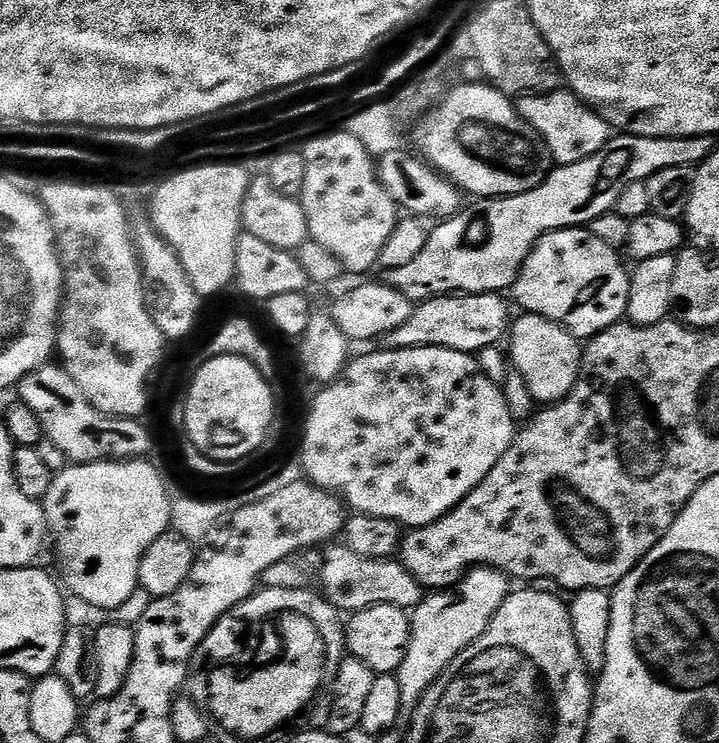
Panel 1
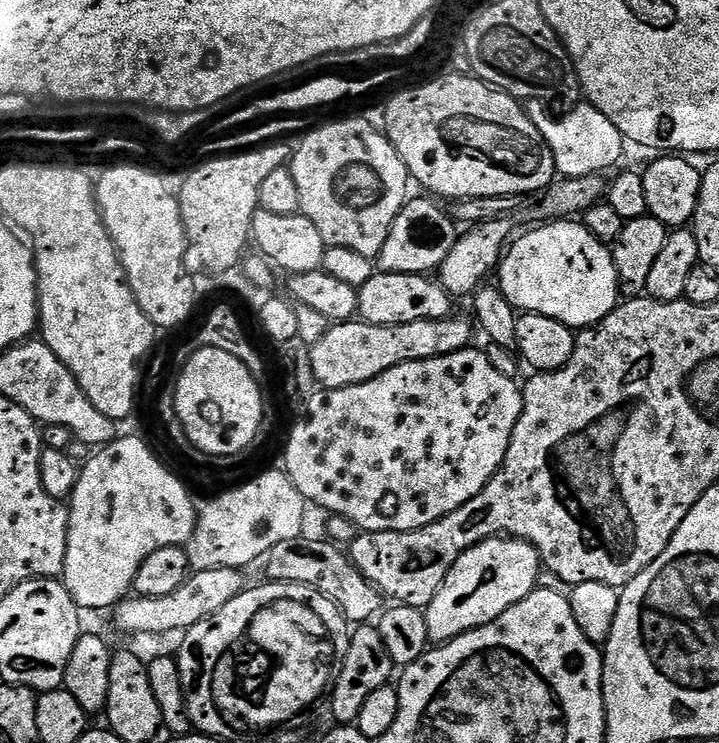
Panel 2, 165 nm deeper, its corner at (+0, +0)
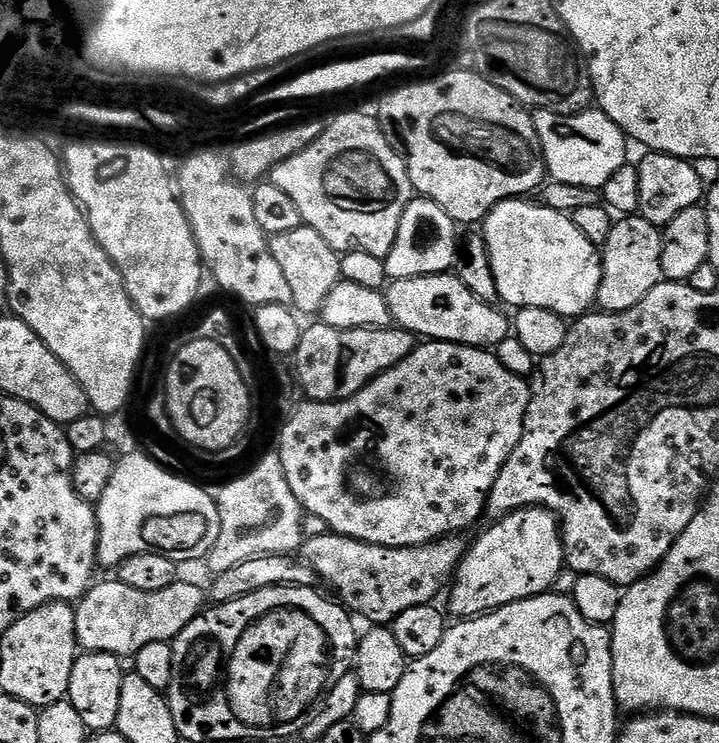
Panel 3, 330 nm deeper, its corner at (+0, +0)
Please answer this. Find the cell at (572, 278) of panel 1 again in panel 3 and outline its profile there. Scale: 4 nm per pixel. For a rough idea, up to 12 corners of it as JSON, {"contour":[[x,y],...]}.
{"contour":[[524,198],[482,221],[498,297],[579,318],[601,249]]}

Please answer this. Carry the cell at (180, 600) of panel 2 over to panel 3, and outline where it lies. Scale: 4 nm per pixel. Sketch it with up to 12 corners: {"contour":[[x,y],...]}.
{"contour":[[118,578],[75,609],[81,649],[135,656],[175,639],[206,592],[177,580],[158,591]]}

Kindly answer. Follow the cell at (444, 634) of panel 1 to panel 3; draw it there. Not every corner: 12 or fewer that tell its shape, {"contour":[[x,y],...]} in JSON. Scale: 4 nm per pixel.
{"contour":[[547,508],[499,517],[447,596],[475,618],[545,595],[566,568]]}

